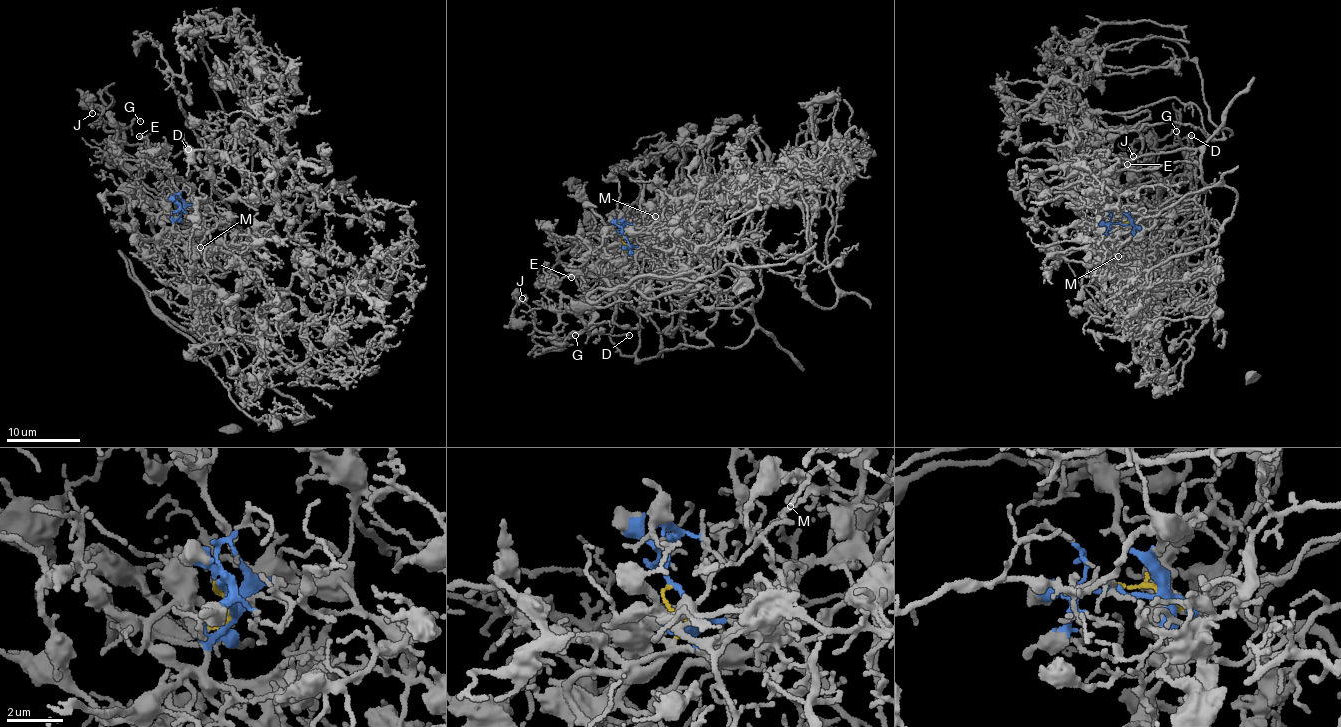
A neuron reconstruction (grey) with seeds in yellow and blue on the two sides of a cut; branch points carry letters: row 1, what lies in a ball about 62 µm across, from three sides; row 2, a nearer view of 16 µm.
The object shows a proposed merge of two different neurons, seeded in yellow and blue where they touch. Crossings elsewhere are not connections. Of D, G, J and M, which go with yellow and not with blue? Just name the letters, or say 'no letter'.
D, G, J

